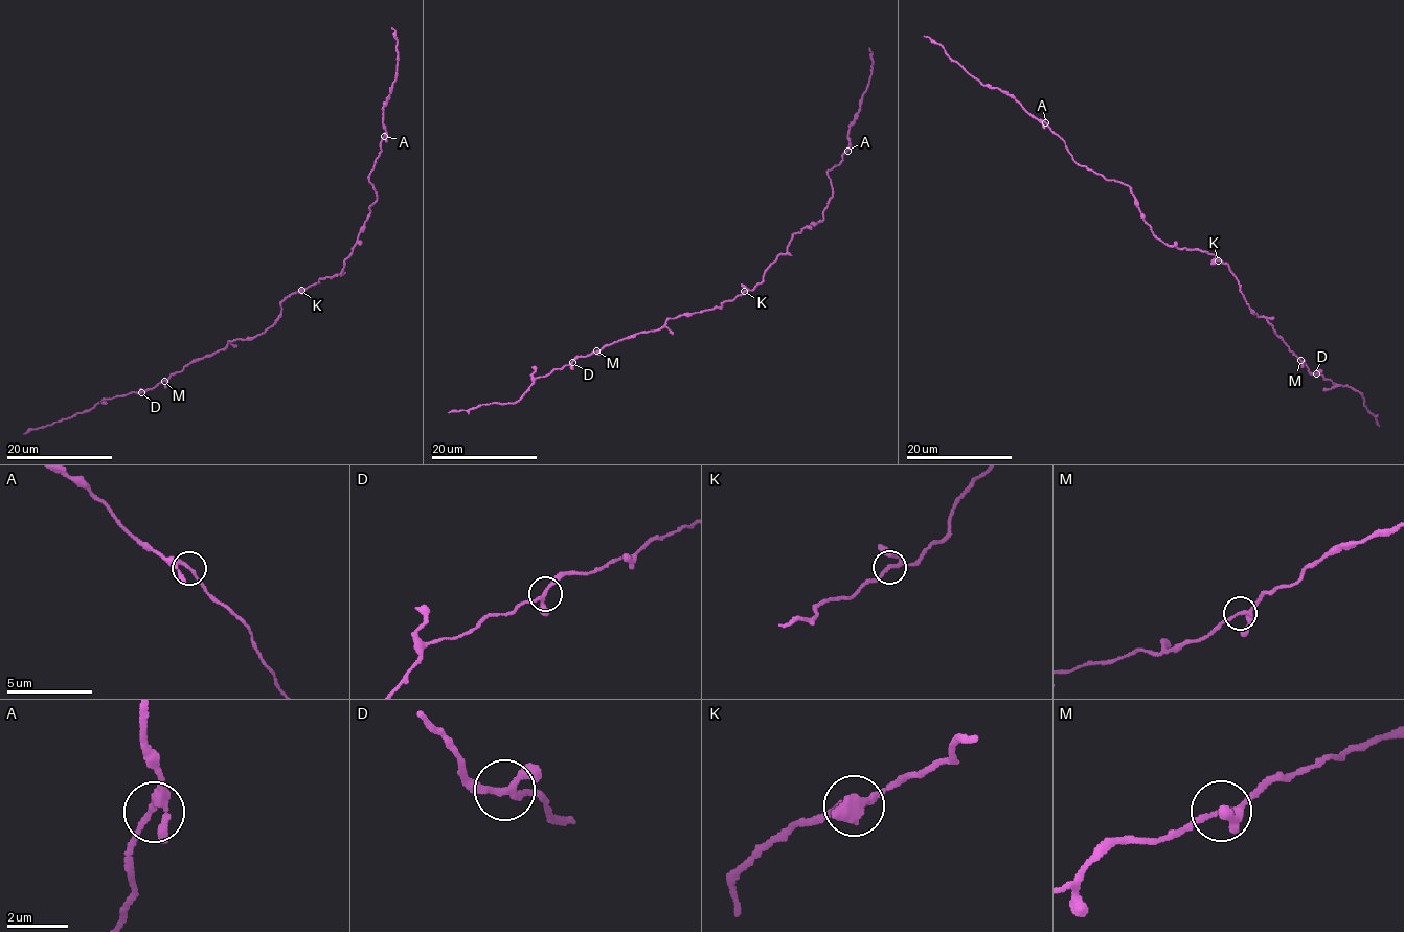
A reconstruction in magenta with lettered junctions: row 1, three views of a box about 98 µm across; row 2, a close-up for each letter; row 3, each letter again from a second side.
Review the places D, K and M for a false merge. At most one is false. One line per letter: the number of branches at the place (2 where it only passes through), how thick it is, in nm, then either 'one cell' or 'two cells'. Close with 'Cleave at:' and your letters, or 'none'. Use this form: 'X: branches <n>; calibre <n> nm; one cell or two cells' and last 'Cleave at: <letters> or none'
D: branches 3; calibre 200 nm; one cell
K: branches 3; calibre 170 nm; one cell
M: branches 4; calibre 170 nm; one cell
Cleave at: none

